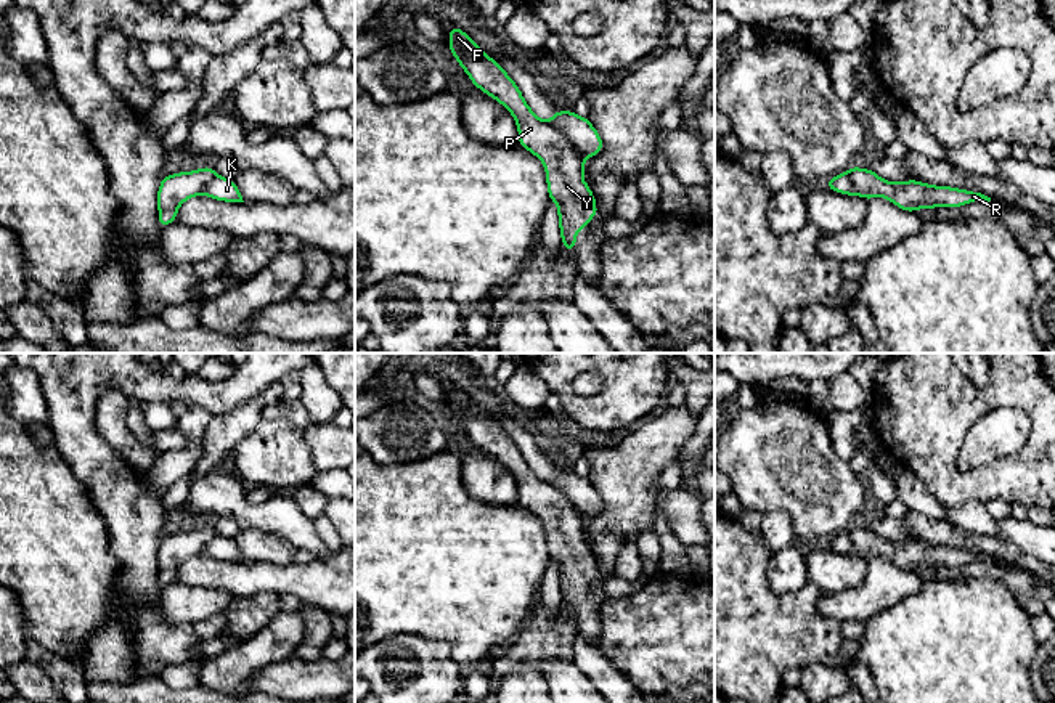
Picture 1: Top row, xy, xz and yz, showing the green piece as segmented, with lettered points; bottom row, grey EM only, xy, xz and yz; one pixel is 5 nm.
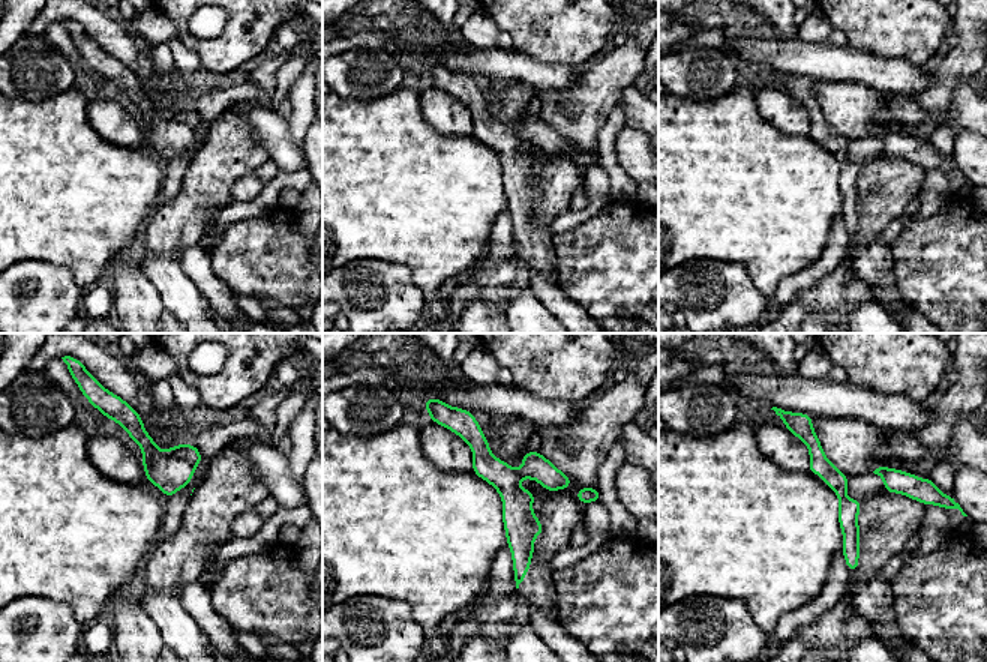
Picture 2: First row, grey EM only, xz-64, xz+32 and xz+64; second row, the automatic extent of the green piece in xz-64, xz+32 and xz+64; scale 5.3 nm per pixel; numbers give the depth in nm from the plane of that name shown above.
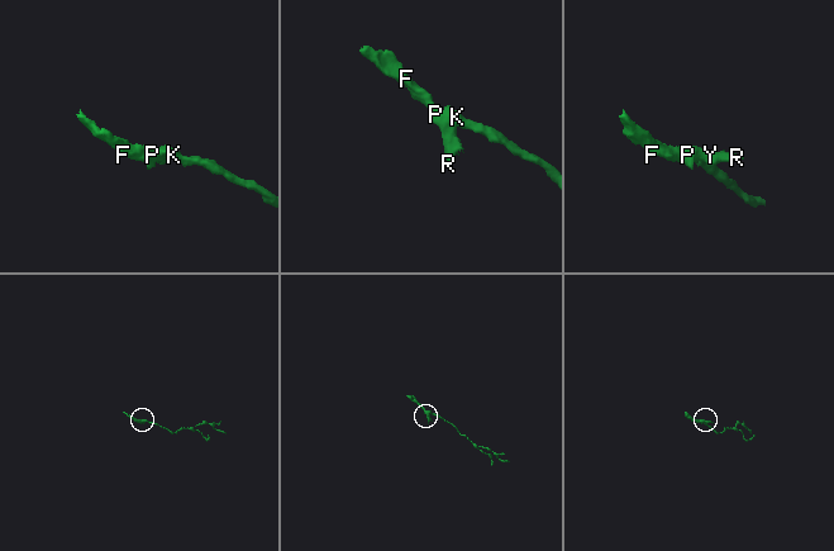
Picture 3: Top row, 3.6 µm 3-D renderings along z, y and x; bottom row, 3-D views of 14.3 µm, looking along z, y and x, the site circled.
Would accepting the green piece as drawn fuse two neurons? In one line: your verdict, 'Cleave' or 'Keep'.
Cleave

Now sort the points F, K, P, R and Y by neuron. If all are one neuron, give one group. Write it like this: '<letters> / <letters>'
F P R Y / K

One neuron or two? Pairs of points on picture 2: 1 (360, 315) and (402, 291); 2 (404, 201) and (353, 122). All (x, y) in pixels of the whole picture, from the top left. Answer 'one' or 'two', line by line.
1: one
2: one

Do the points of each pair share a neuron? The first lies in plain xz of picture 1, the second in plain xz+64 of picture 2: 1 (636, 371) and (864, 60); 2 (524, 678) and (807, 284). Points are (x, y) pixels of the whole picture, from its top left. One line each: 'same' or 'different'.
1: different
2: different

